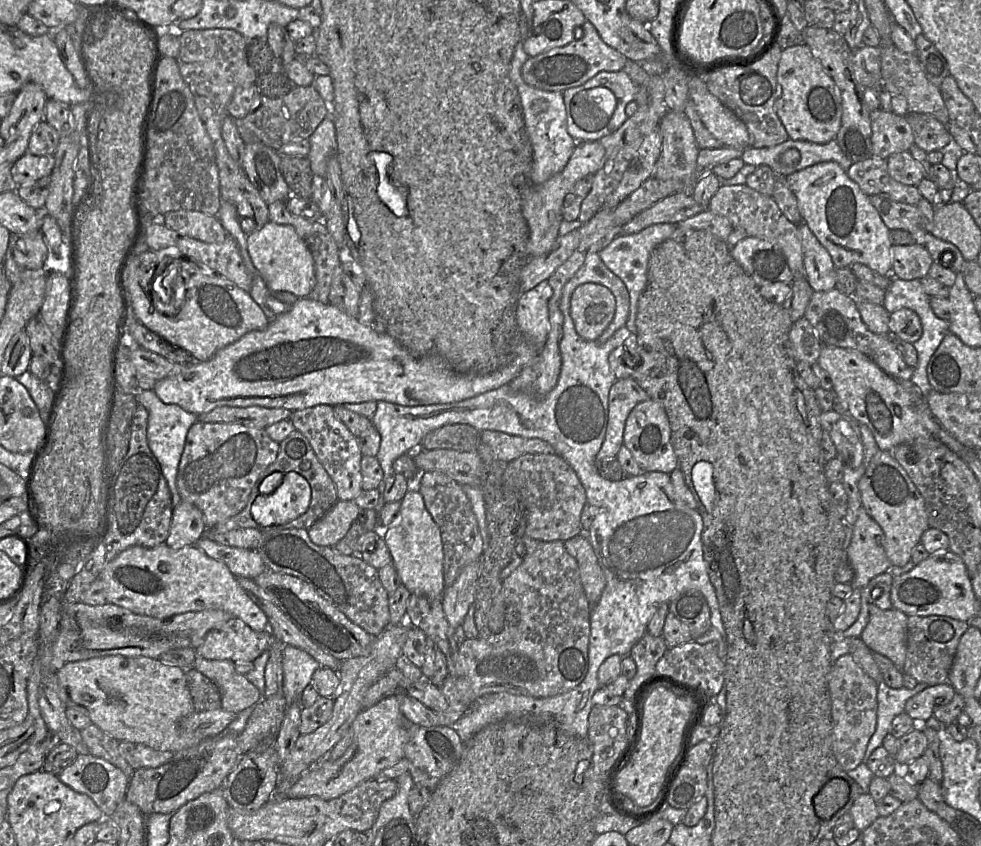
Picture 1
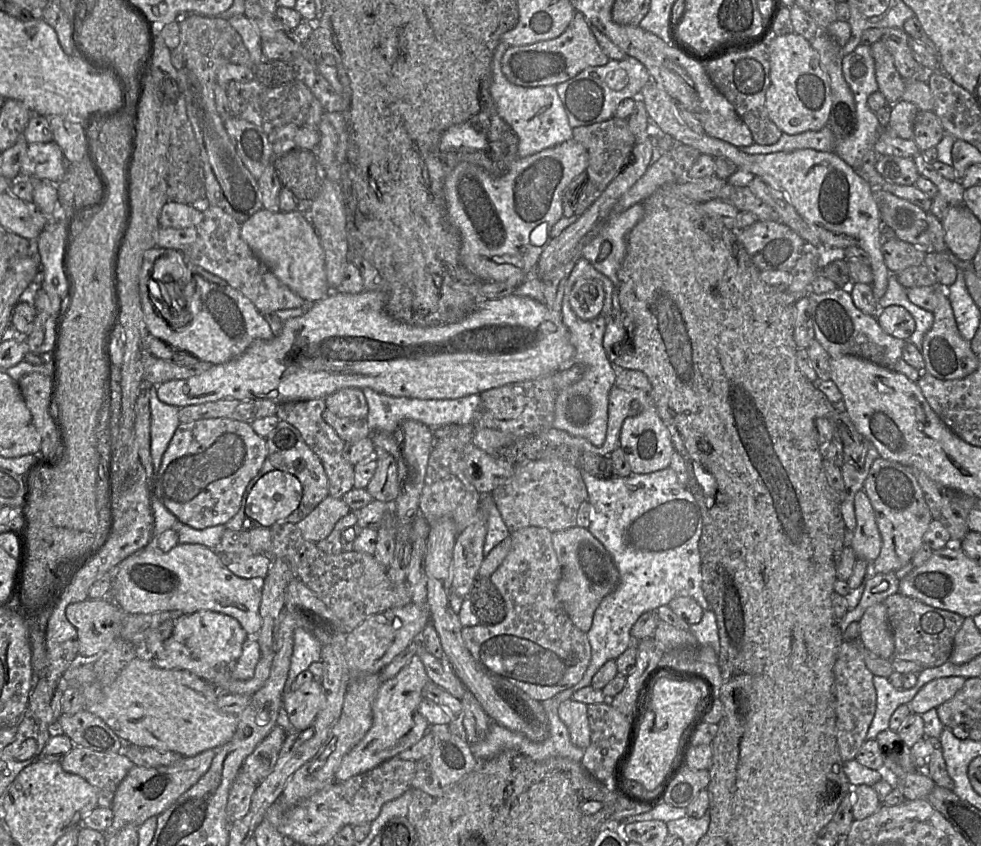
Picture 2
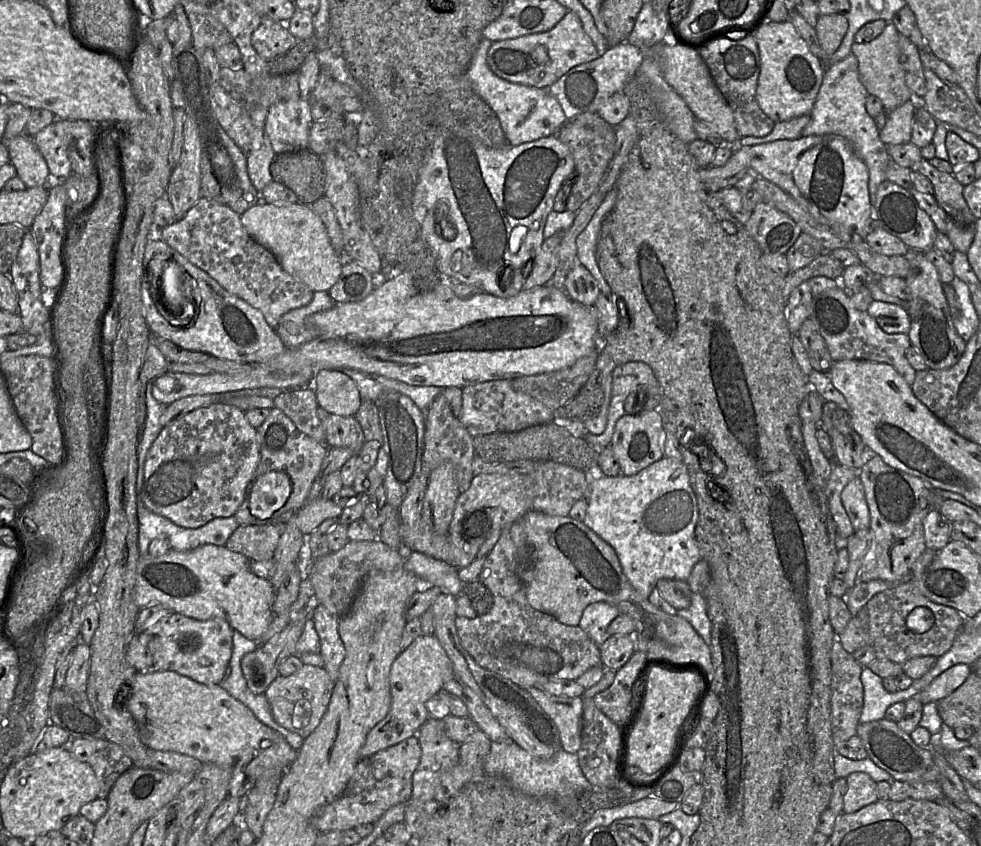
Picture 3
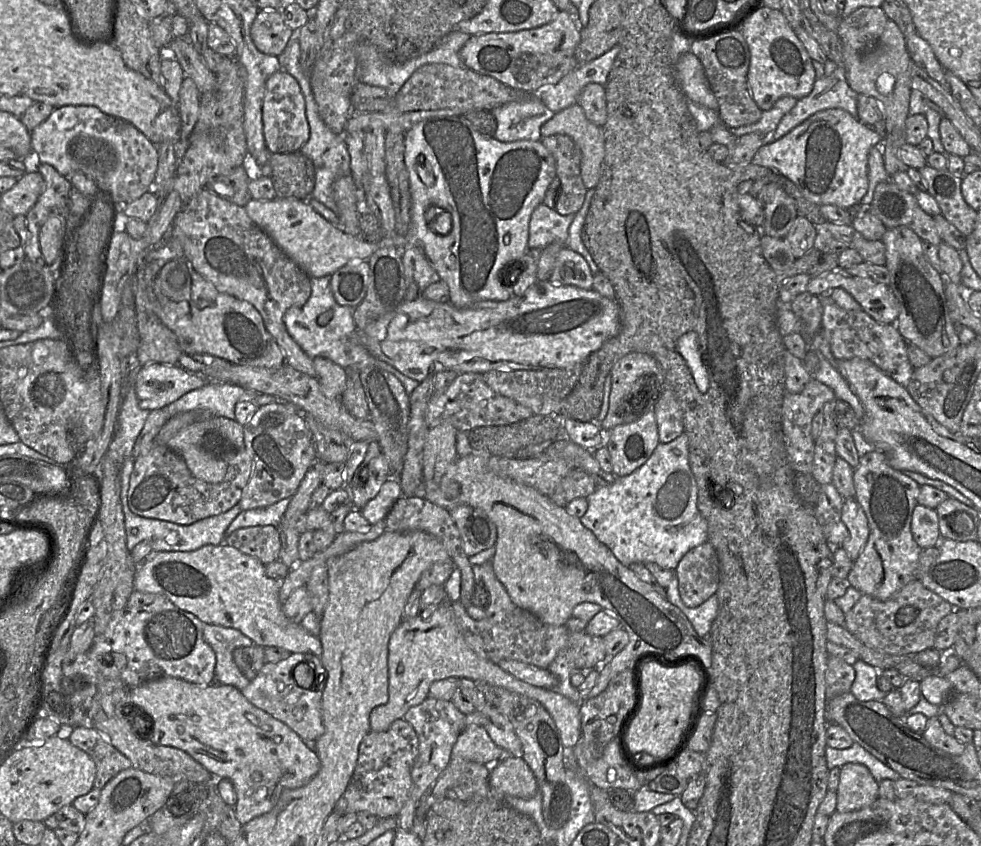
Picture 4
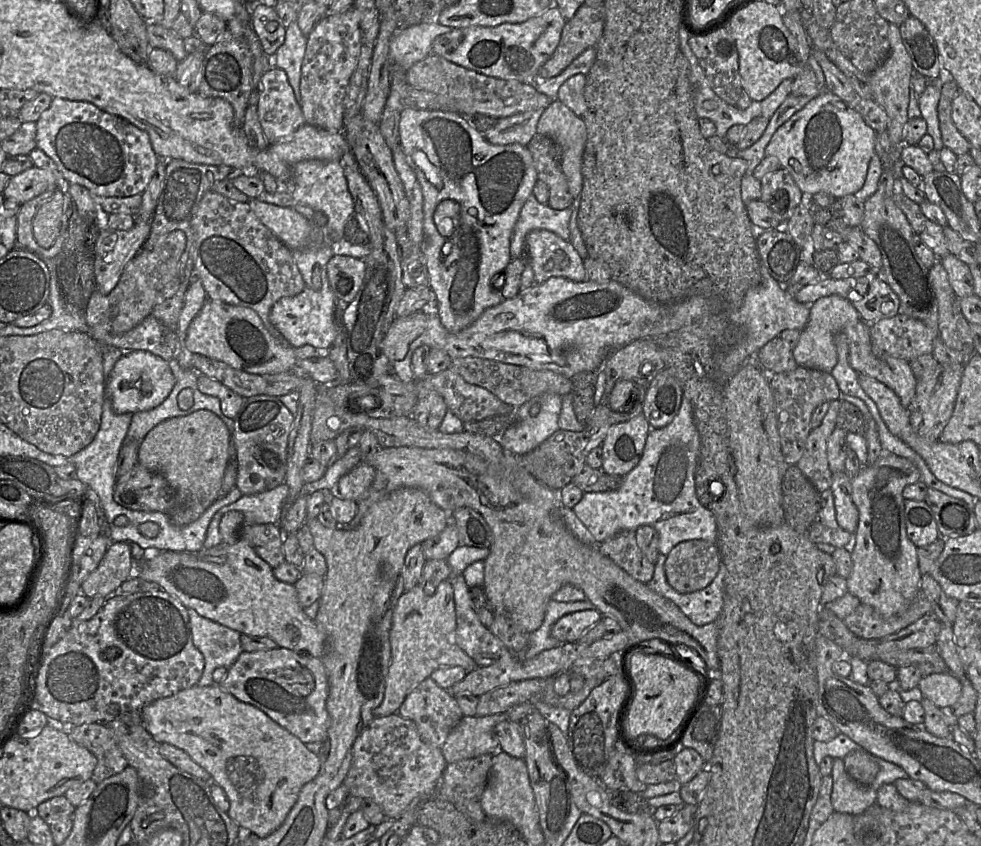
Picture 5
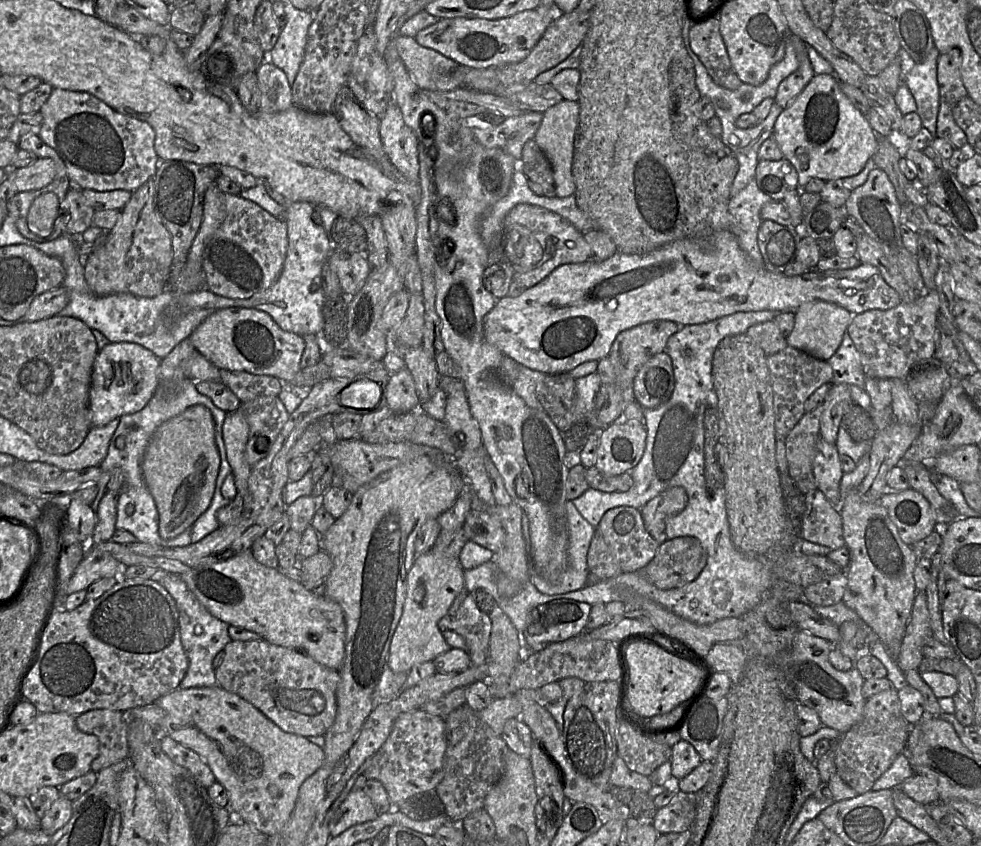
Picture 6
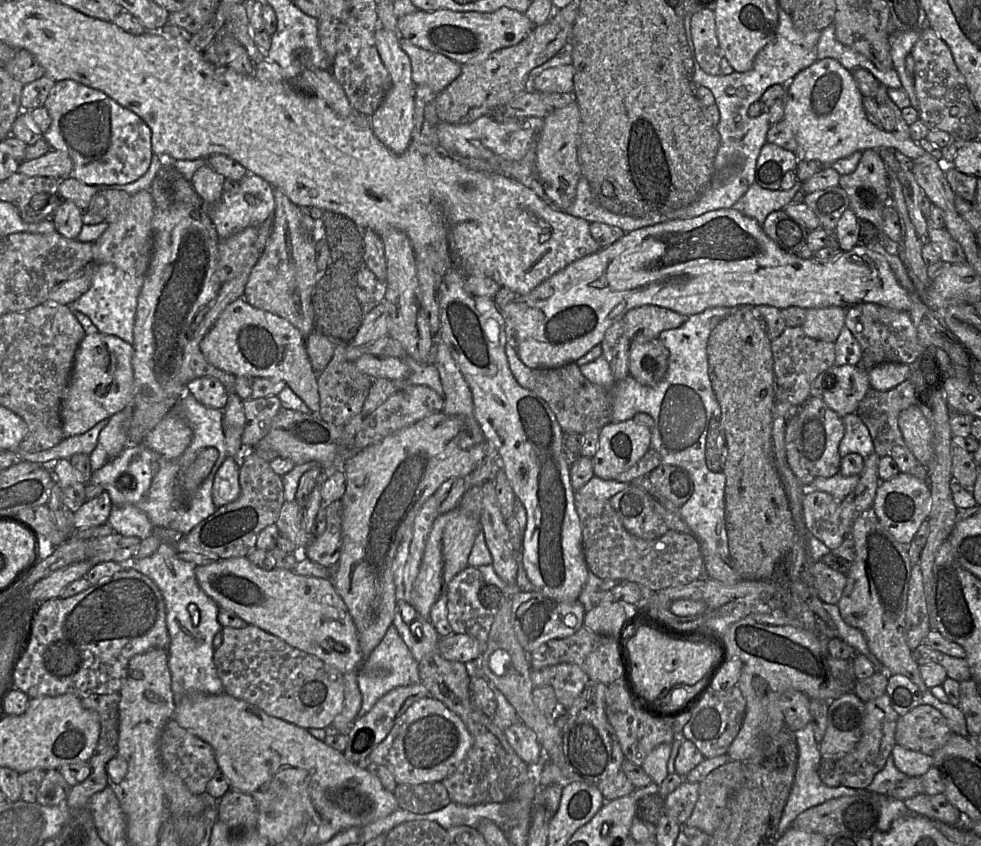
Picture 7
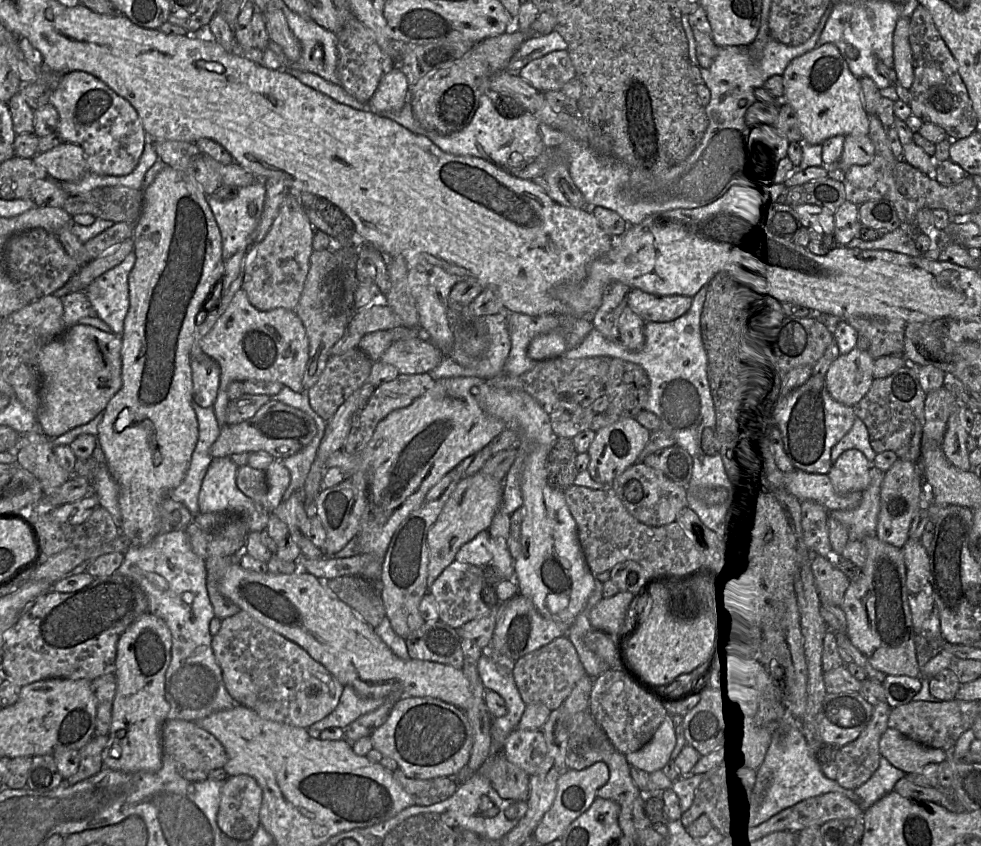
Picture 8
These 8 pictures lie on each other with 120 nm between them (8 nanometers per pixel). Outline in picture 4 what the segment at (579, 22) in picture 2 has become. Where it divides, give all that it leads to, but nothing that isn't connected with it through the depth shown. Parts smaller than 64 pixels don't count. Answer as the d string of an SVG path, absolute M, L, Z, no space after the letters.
M558 11L552 21L537 28L474 35L460 50L460 57L472 71L533 94L543 85L557 83L578 66L574 54L580 38L580 25L567 12Z

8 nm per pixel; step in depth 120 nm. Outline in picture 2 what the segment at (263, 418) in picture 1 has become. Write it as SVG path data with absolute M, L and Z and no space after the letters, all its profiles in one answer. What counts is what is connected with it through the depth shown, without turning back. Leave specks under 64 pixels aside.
M224 399L179 408L179 420L186 423L199 419L229 418L251 424L254 420L276 415L277 403L269 399Z

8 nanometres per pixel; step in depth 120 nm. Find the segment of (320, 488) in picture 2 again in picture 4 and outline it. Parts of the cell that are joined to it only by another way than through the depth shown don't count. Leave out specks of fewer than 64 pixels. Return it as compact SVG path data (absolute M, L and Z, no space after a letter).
M276 401L258 407L243 426L245 449L253 459L253 470L239 502L241 511L270 506L296 493L309 468L317 461L312 433L305 416L291 403Z

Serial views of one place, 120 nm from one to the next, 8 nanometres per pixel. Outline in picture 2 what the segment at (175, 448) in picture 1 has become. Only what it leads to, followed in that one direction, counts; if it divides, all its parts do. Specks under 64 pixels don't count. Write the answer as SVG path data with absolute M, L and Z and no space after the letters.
M151 386L149 389L149 401L151 411L150 453L154 471L157 472L163 454L181 422L178 416L179 408L163 403L158 398L156 386Z

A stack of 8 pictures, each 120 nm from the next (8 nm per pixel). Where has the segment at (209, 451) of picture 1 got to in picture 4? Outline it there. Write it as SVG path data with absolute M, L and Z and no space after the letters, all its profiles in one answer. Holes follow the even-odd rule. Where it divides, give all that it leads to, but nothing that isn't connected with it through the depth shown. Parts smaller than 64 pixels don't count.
M195 409L171 417L158 432L154 446L144 455L134 458L126 502L129 509L145 518L159 519L180 525L189 525L204 518L224 513L238 504L253 470L253 459L248 451L236 449L217 431L208 432L205 446L227 464L227 473L220 483L212 484L196 478L184 459L164 446L166 441L182 428L195 422L213 418L210 412ZM160 443L160 445L156 445Z

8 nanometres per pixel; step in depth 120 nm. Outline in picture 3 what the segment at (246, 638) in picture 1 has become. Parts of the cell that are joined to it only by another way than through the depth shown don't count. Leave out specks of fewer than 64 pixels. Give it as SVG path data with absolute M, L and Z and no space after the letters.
M163 606L142 608L127 645L126 659L139 673L169 670L201 684L218 685L228 671L233 632L222 619L197 620Z

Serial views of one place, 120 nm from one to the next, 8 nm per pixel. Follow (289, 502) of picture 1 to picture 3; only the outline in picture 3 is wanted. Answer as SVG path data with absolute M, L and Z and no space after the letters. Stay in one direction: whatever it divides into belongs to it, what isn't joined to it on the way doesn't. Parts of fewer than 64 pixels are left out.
M283 471L261 475L252 488L249 508L257 519L269 519L288 501L292 492L291 479Z

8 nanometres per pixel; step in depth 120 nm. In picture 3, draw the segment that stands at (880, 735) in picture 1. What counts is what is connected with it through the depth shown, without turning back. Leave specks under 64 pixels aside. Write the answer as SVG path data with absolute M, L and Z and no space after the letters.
M868 666L861 672L863 686L863 706L860 722L871 722L884 718L887 708L896 702L906 700L918 695L921 687L909 686L905 690L888 692L884 689L882 678L874 673Z

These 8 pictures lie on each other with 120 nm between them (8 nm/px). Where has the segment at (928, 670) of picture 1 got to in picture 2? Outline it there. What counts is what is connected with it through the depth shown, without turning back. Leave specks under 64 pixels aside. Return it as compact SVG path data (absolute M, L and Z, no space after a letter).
M900 592L887 597L884 605L895 641L892 659L917 662L923 668L938 667L949 661L955 636L962 627L965 617L929 606Z

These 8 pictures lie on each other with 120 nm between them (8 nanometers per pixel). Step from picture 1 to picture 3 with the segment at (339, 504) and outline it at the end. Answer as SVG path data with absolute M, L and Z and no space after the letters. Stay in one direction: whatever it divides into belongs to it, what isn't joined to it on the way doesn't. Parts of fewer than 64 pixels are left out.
M319 497L307 502L297 511L296 524L304 535L309 535L323 521L330 518L339 518L342 509L332 499Z

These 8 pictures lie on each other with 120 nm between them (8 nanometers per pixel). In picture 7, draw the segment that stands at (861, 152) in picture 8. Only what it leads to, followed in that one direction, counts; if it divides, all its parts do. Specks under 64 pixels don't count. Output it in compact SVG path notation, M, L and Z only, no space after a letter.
M875 149L862 151L856 169L840 176L839 186L849 198L849 208L862 220L871 222L881 233L882 210L890 205L887 166Z

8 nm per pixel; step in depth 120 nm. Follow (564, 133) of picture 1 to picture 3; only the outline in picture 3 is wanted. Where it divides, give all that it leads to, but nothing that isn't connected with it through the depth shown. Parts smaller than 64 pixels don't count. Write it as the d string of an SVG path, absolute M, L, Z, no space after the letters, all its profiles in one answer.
M483 37L468 68L467 78L477 94L498 117L507 141L510 145L516 146L557 135L568 122L558 100L548 89L513 83L497 76L487 63L487 54L492 43L493 41Z

